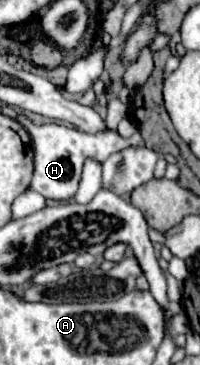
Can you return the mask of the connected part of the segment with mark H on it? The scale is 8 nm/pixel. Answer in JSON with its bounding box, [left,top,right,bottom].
[22,119,144,201]

